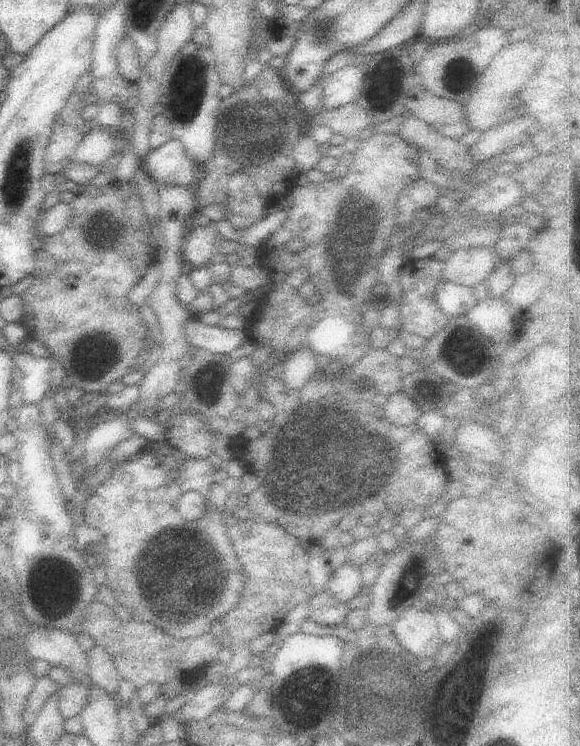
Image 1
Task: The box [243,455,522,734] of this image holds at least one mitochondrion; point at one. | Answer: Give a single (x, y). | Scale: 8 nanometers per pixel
(305, 688)

